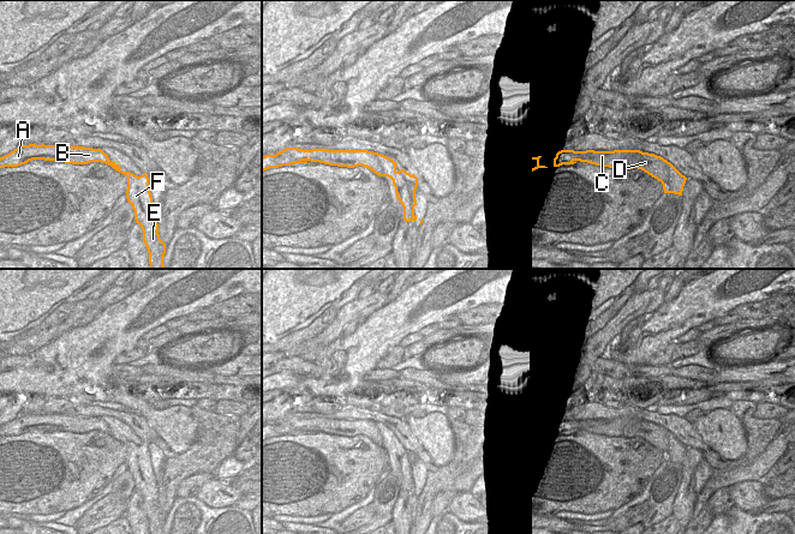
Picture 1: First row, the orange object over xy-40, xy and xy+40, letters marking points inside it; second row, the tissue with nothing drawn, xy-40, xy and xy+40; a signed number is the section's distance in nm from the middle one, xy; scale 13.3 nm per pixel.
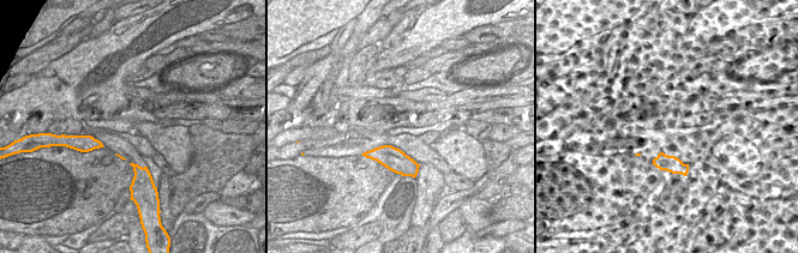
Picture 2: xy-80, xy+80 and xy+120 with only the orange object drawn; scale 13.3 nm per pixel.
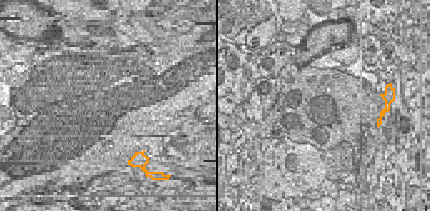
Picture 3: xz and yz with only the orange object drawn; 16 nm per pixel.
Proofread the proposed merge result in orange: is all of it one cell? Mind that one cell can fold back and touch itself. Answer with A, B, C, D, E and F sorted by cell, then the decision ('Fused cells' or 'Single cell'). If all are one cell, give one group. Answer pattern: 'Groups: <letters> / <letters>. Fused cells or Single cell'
Groups: A B C D / E F. Fused cells.

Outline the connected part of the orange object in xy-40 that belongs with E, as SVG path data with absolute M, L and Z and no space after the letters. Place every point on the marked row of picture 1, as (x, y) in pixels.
M148 174L132 180L126 190L127 202L135 211L135 220L143 230L143 241L149 253L150 269L165 269L166 244L160 239Z

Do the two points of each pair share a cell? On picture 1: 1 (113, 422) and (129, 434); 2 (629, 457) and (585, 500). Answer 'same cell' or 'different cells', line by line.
1: same cell
2: same cell

